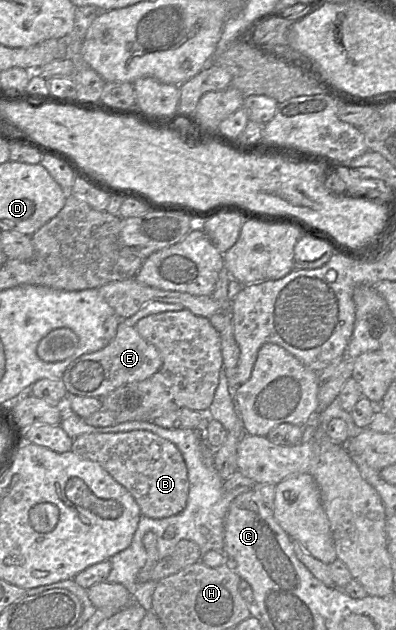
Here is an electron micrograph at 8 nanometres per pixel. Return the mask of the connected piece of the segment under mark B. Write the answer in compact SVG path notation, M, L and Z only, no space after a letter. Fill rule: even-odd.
M151 431L85 433L73 439L71 450L83 458L98 462L131 493L144 516L166 518L182 512L186 507L189 481L182 454L172 442Z

